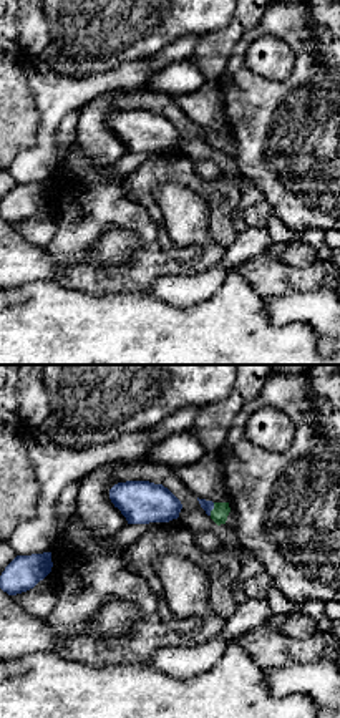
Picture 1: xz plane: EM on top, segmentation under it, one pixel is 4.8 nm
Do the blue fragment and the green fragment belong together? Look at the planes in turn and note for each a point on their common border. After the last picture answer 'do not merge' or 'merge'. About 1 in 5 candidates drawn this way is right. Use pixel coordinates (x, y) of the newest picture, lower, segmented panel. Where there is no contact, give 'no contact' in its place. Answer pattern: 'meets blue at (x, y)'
meets blue at (213, 508)

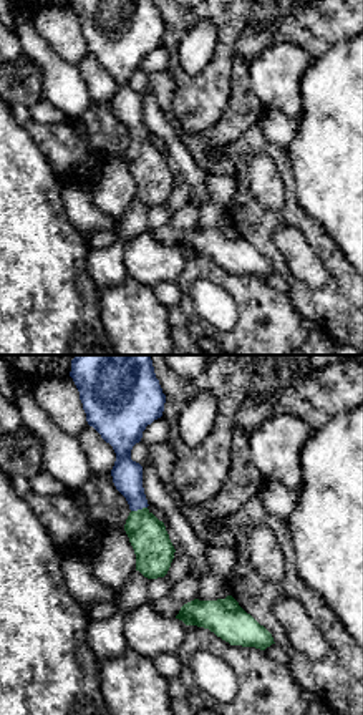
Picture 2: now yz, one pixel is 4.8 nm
meets blue at (138, 508)

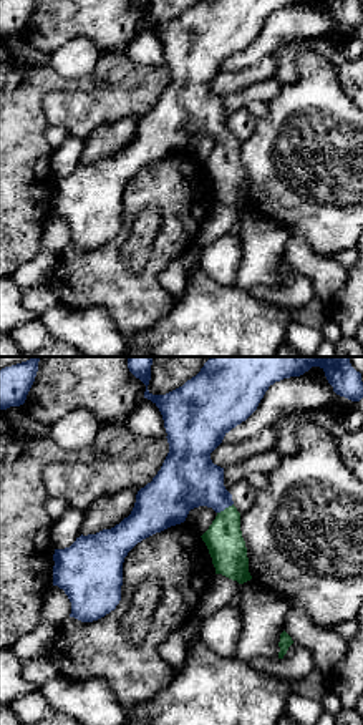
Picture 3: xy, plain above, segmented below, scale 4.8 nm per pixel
meets blue at (224, 508)

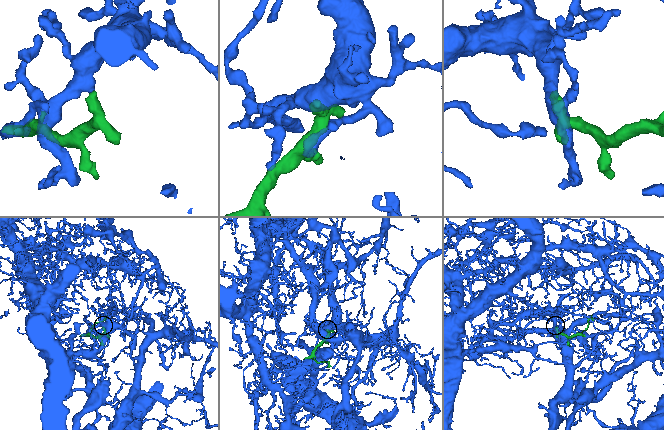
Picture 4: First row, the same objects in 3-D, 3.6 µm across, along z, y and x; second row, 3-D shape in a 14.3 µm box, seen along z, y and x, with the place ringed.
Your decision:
merge

